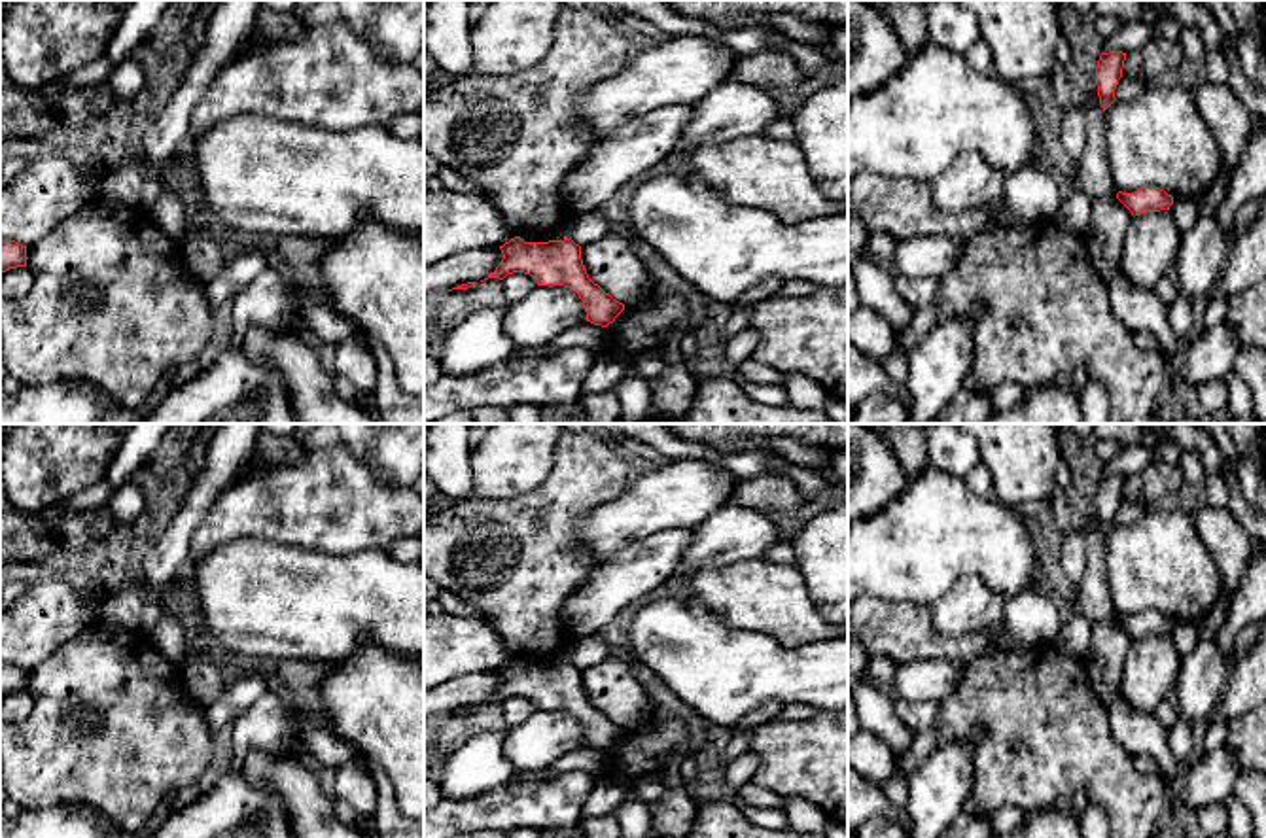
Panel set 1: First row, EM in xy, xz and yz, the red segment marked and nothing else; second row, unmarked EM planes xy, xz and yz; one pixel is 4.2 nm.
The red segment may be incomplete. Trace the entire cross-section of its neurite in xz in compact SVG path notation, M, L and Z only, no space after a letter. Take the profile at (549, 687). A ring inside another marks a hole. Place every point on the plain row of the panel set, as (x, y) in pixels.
M520 660L500 670L503 683L488 702L503 704L507 698L530 698L537 709L564 709L583 725L587 745L607 751L624 734L598 707L594 707L583 689L581 670L571 662L549 666L524 666Z

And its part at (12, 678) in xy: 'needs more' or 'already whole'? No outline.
already whole

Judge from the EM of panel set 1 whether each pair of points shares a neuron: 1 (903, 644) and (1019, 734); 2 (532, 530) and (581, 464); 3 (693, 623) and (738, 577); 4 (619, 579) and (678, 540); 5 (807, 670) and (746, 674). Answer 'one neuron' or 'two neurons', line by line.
1: one neuron
2: one neuron
3: two neurons
4: one neuron
5: one neuron

